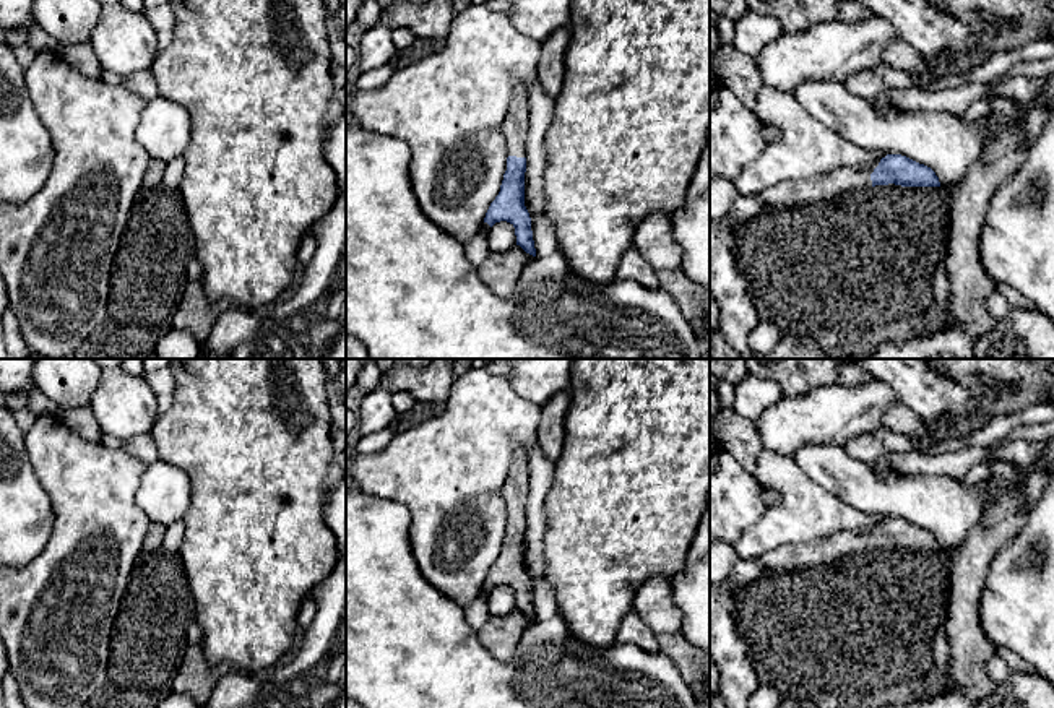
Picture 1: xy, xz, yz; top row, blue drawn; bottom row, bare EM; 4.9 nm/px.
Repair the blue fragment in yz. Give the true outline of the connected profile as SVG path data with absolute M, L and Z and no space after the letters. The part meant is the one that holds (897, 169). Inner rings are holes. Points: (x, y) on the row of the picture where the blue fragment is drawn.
M887 154L872 169L838 169L814 180L784 180L758 193L768 206L806 205L857 187L940 187L935 172L901 154Z

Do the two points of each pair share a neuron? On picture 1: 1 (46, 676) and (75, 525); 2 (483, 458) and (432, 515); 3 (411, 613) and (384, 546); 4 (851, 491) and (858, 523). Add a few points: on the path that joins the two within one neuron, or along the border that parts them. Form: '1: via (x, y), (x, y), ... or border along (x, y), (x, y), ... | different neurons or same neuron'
1: via (57, 638), (57, 611), (75, 587), (75, 562) | same neuron
2: via (468, 473), (442, 500) | same neuron
3: via (395, 596), (392, 593), (392, 567), (387, 562) | same neuron
4: border along (822, 487), (856, 509), (887, 517) | different neurons

